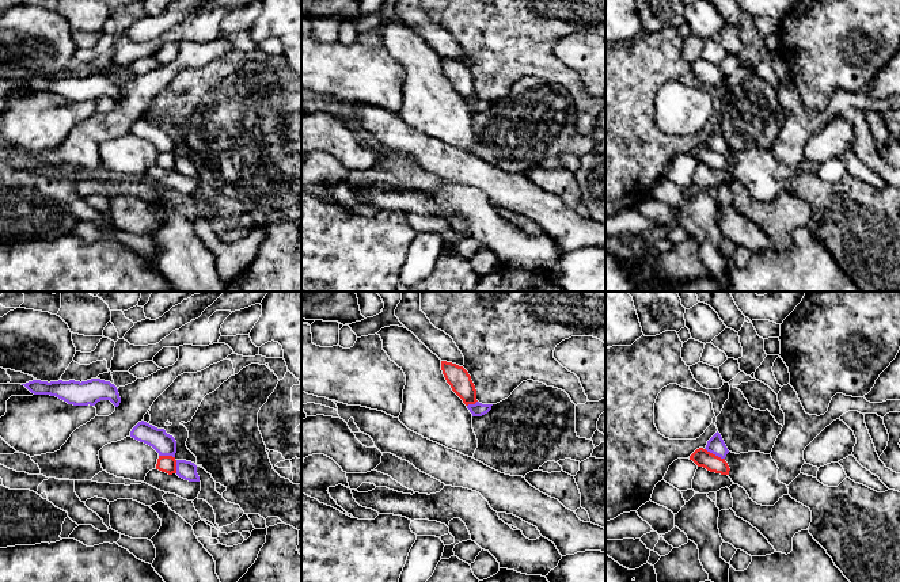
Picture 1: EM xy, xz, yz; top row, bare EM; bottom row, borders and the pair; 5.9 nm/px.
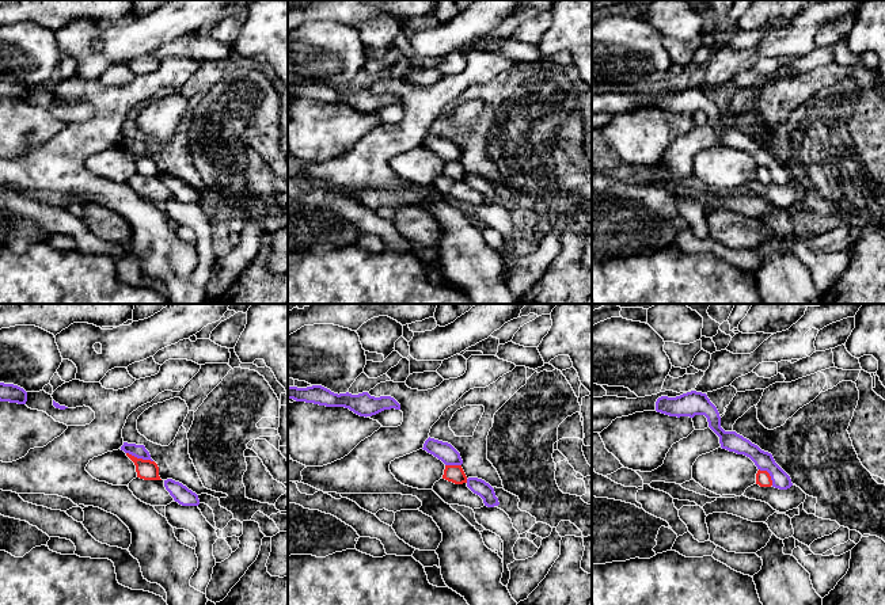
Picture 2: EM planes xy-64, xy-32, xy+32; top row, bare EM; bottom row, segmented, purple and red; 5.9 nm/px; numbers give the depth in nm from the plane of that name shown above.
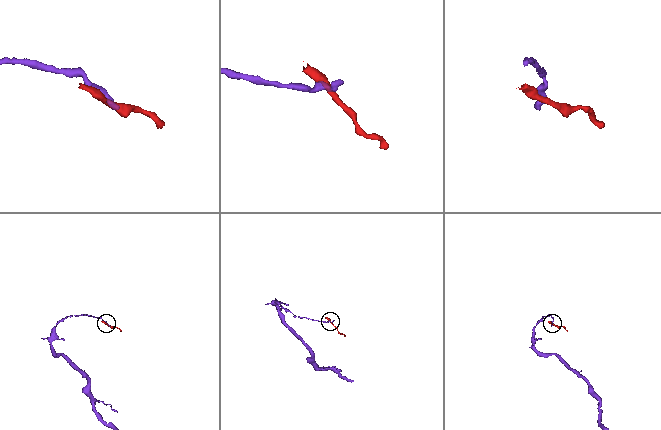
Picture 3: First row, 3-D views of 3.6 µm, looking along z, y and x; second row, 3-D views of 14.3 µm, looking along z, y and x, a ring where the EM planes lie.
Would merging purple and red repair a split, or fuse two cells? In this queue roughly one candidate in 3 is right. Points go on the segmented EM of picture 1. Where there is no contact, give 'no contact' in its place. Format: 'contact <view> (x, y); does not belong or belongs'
contact yz (714, 453); does not belong

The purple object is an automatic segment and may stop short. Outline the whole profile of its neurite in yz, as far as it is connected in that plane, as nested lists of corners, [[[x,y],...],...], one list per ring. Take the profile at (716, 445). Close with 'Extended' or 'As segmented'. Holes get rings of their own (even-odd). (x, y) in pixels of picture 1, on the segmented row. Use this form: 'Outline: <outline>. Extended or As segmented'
Outline: [[[718,431],[707,441],[707,445],[705,449],[721,459],[725,459],[726,454],[729,453],[726,445]]]. As segmented

